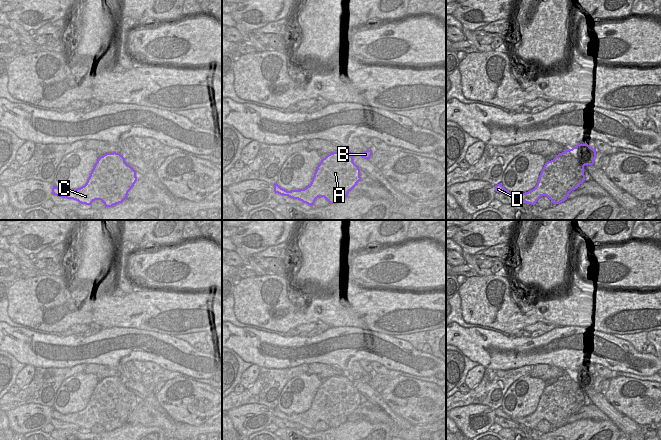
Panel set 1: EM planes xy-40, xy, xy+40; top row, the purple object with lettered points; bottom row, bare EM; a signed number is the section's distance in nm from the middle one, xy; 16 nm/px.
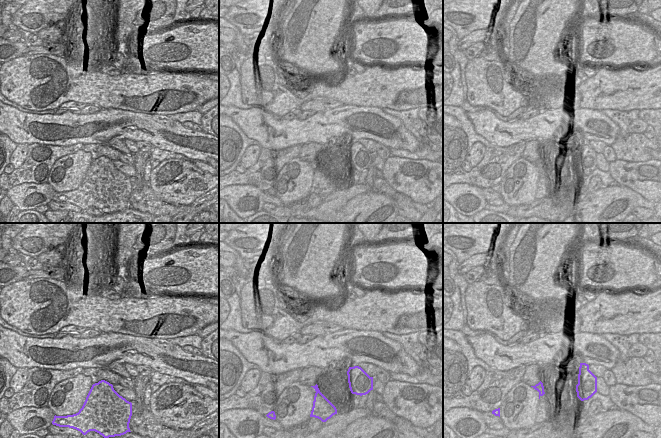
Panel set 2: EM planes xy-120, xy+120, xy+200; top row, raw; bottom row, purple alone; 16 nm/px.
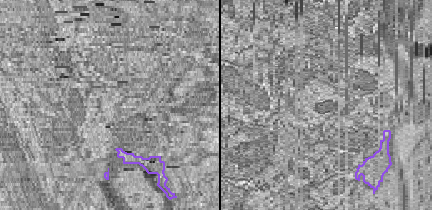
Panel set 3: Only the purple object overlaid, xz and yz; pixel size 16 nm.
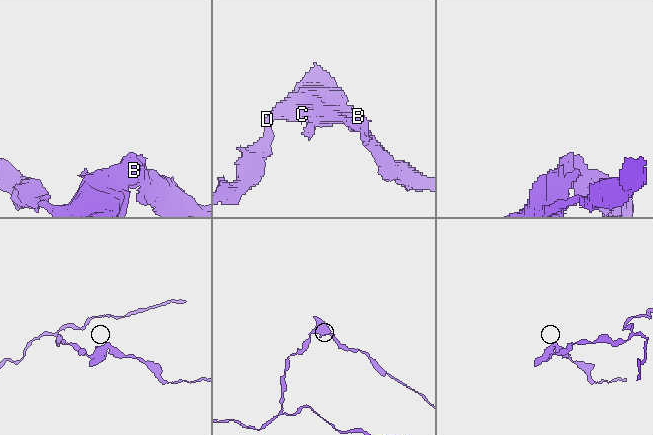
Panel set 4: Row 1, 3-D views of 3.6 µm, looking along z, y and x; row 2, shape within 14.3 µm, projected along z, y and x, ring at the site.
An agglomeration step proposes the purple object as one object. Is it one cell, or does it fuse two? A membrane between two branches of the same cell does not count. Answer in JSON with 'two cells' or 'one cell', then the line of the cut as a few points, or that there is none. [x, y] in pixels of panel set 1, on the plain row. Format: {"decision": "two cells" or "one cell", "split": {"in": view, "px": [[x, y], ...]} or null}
{"decision": "two cells", "split": {"in": "xy+40", "px": [[567, 373], [583, 391]]}}

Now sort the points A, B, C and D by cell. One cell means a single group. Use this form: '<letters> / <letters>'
A C D / B

